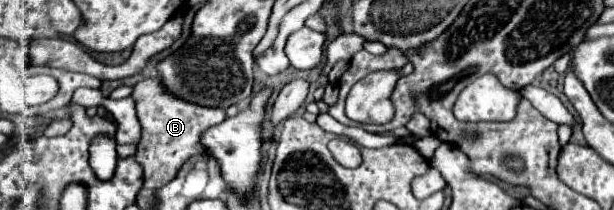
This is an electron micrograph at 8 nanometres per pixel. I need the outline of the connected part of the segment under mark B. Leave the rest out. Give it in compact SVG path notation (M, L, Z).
M159 78L141 80L133 88L133 100L137 104L137 116L141 120L143 136L137 144L137 154L133 156L143 168L143 188L159 190L163 184L169 184L179 168L191 158L207 154L207 148L201 144L201 134L225 120L223 108L203 108L199 104L191 104L179 100L179 96L167 92Z

